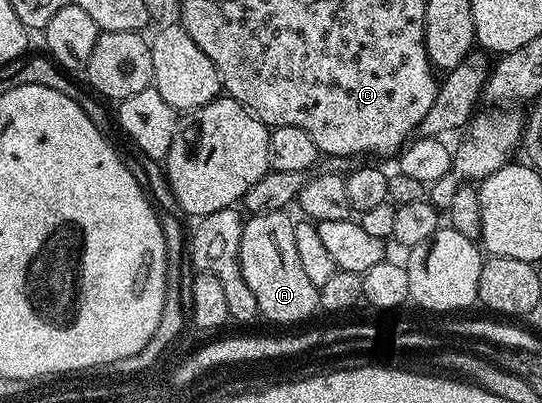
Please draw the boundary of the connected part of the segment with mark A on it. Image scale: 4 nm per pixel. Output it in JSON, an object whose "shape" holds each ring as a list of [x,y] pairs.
{"shape":[[[285,211],[260,212],[251,215],[243,223],[240,234],[240,270],[244,274],[244,282],[248,282],[248,290],[256,298],[256,306],[263,317],[275,320],[278,324],[294,324],[297,320],[306,320],[313,312],[319,311],[318,288],[304,274],[300,257],[296,251],[295,221],[286,217]]]}

